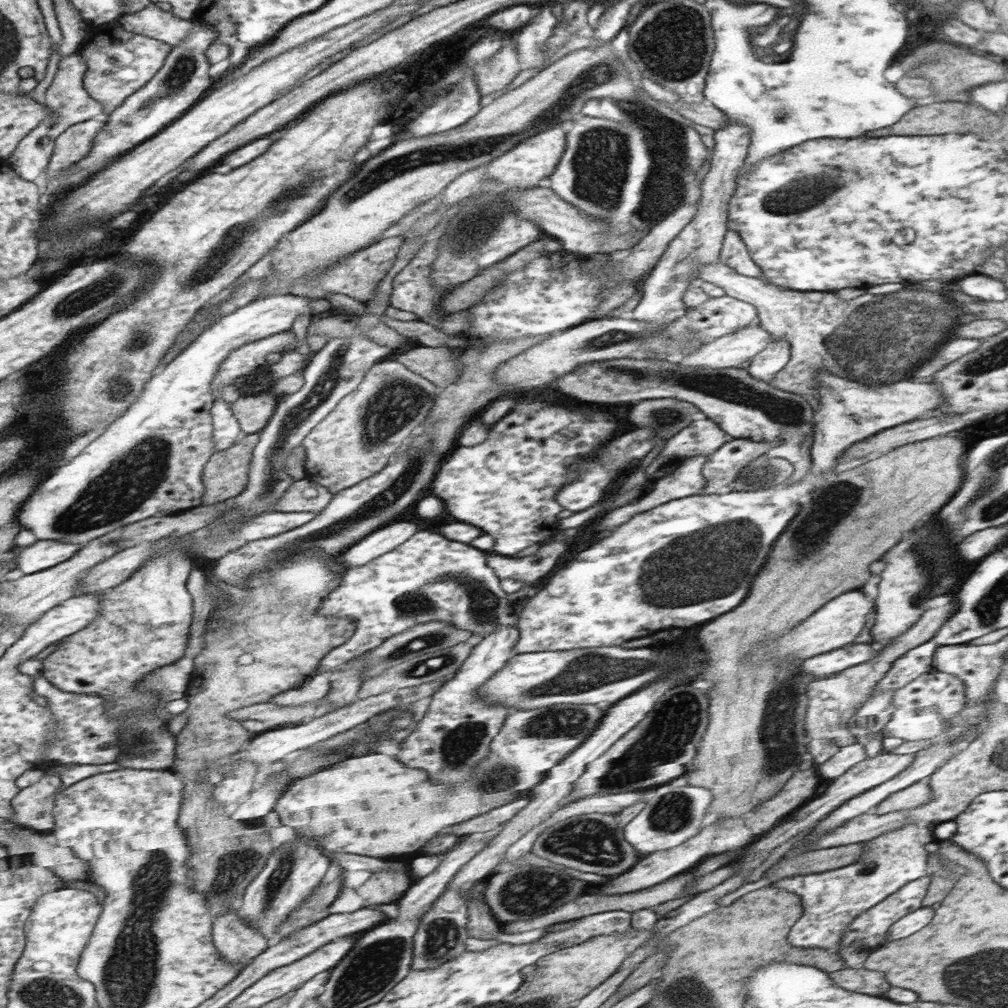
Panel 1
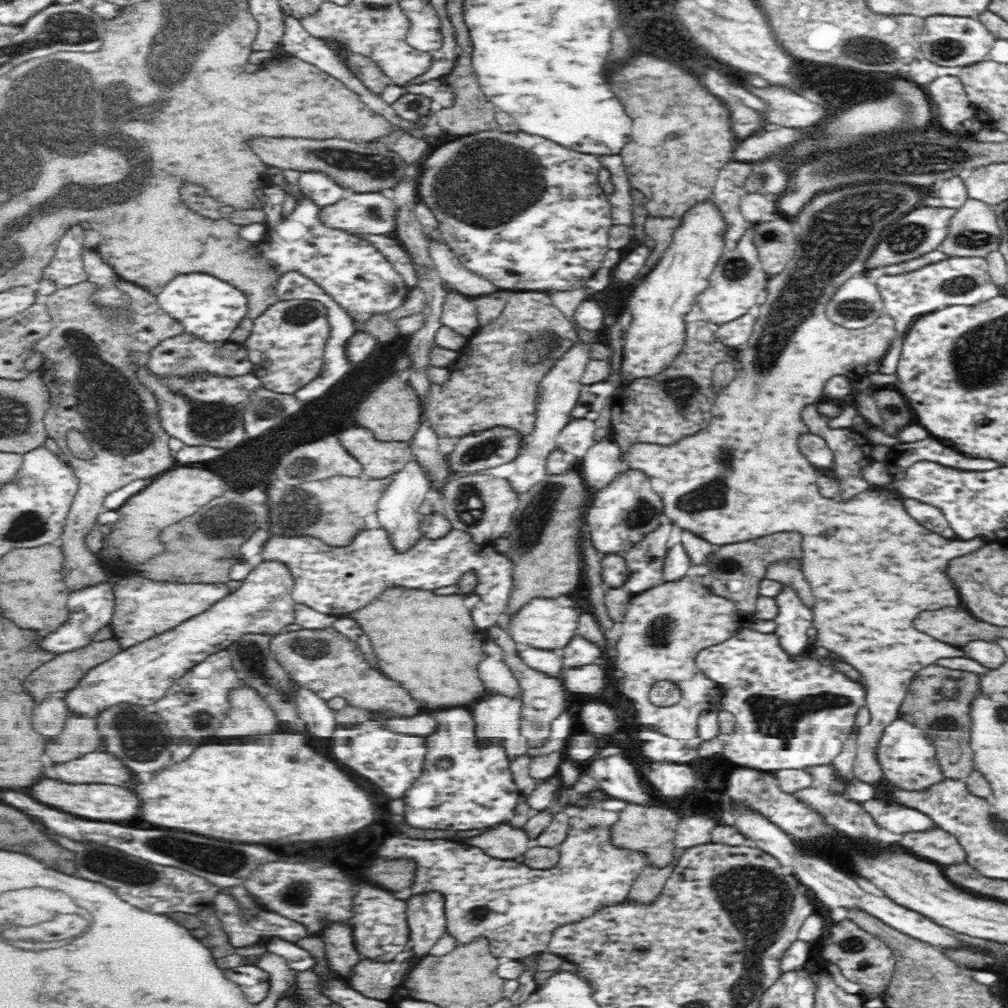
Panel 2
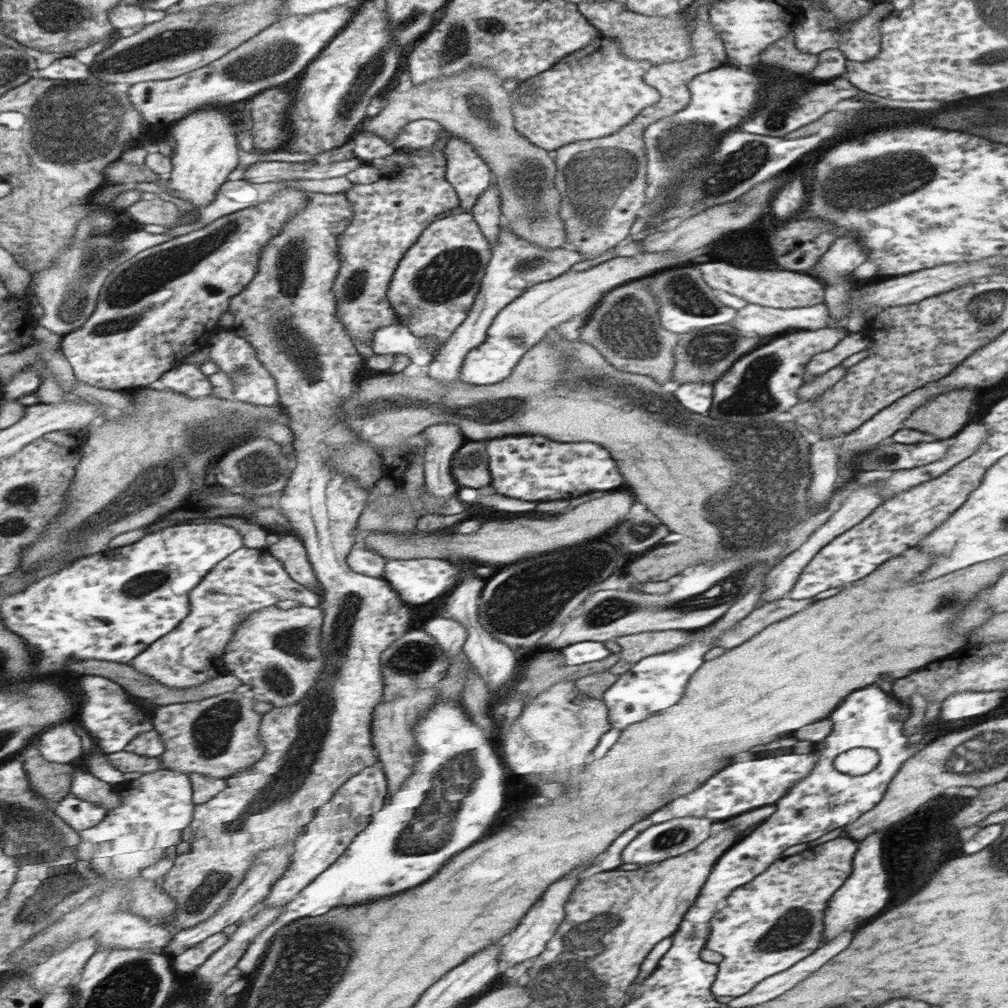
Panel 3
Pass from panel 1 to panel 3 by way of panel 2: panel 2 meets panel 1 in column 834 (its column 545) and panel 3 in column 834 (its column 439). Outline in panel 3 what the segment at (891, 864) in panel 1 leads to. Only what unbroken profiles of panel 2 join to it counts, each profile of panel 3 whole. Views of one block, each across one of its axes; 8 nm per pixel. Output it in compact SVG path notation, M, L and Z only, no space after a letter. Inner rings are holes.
M847 836L835 838L801 854L777 860L777 864L773 864L769 872L761 872L761 876L757 876L753 884L738 887L733 891L733 896L725 898L713 919L709 920L711 934L706 944L708 950L723 956L716 964L719 970L716 972L715 982L712 983L711 991L715 996L741 996L764 978L783 972L801 958L809 956L819 946L823 930L821 928L823 910L826 910L827 900L833 892L841 887L845 878L849 877L851 858L853 852L857 850L857 843L847 840Z

